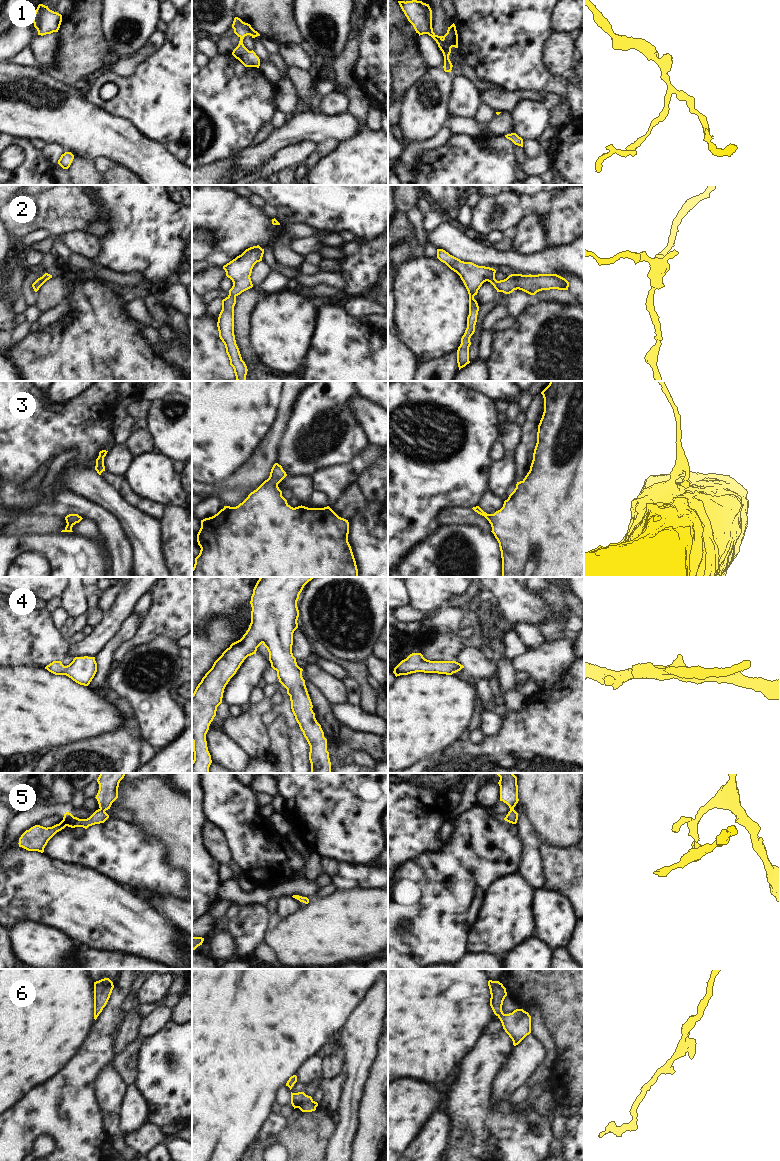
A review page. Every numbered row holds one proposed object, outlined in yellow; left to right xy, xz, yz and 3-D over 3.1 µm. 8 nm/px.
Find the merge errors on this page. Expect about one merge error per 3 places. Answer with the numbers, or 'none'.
5.

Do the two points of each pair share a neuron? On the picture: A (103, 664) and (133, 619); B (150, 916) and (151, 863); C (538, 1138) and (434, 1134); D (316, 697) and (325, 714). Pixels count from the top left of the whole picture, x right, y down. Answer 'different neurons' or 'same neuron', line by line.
A: same neuron
B: different neurons
C: different neurons
D: same neuron

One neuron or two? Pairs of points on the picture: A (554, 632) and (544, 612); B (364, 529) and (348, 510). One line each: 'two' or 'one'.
A: two
B: two

